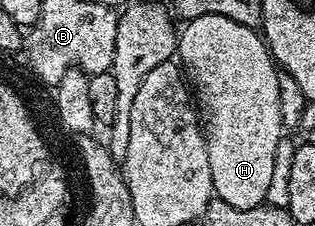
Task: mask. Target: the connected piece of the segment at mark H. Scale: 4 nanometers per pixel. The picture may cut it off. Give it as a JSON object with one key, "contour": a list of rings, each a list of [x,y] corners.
{"contour":[[[199,16],[188,19],[184,26],[177,40],[176,57],[195,91],[195,102],[203,115],[213,193],[220,201],[231,204],[231,208],[250,210],[265,202],[267,188],[271,188],[275,152],[283,136],[279,112],[278,67],[264,37],[257,30],[235,24],[235,20],[227,20],[227,16]]]}

